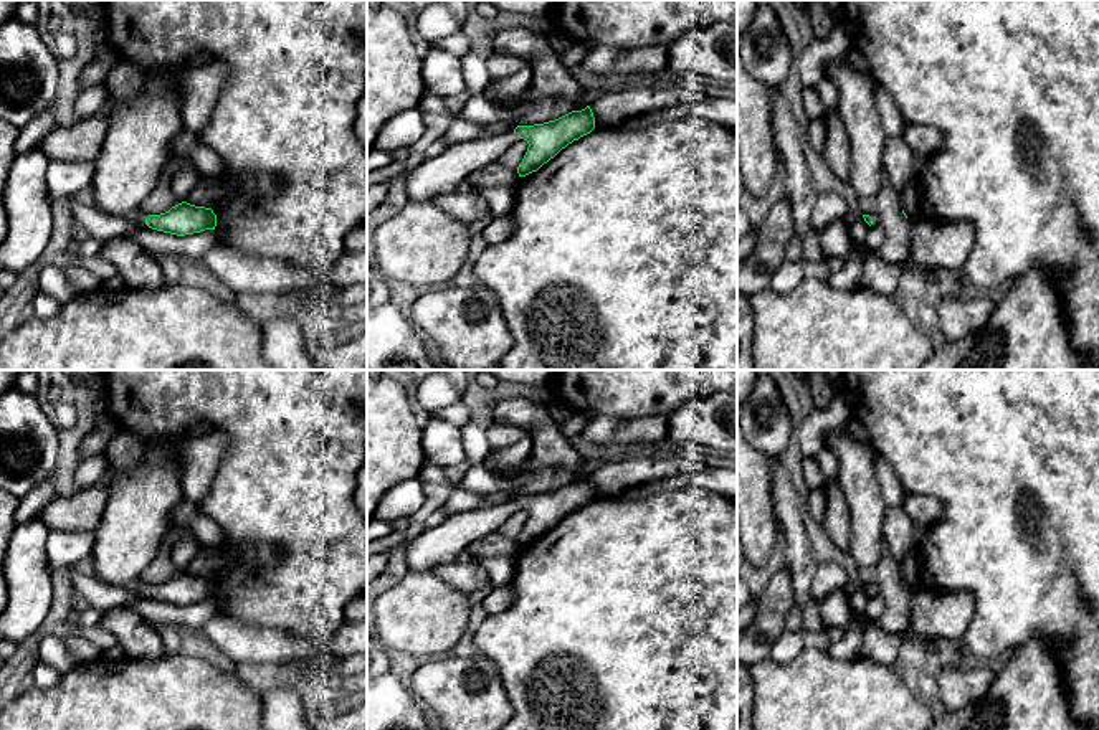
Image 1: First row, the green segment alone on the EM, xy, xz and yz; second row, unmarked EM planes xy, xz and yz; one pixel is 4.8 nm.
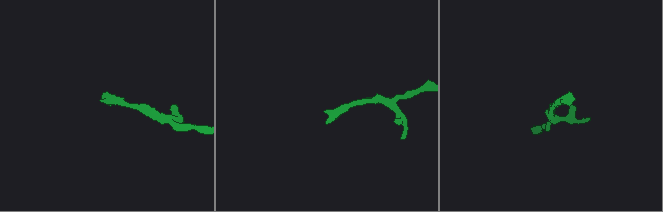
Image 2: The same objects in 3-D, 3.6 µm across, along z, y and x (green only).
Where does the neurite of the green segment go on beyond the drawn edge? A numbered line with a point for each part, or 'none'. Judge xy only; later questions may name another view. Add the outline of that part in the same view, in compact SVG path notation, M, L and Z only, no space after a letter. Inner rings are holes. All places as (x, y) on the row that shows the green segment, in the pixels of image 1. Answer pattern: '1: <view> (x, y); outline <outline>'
1: xy (136, 151); outline M182 68L145 76L139 94L112 111L91 183L101 213L145 225L140 203L174 160L172 140L185 130L175 84Z

